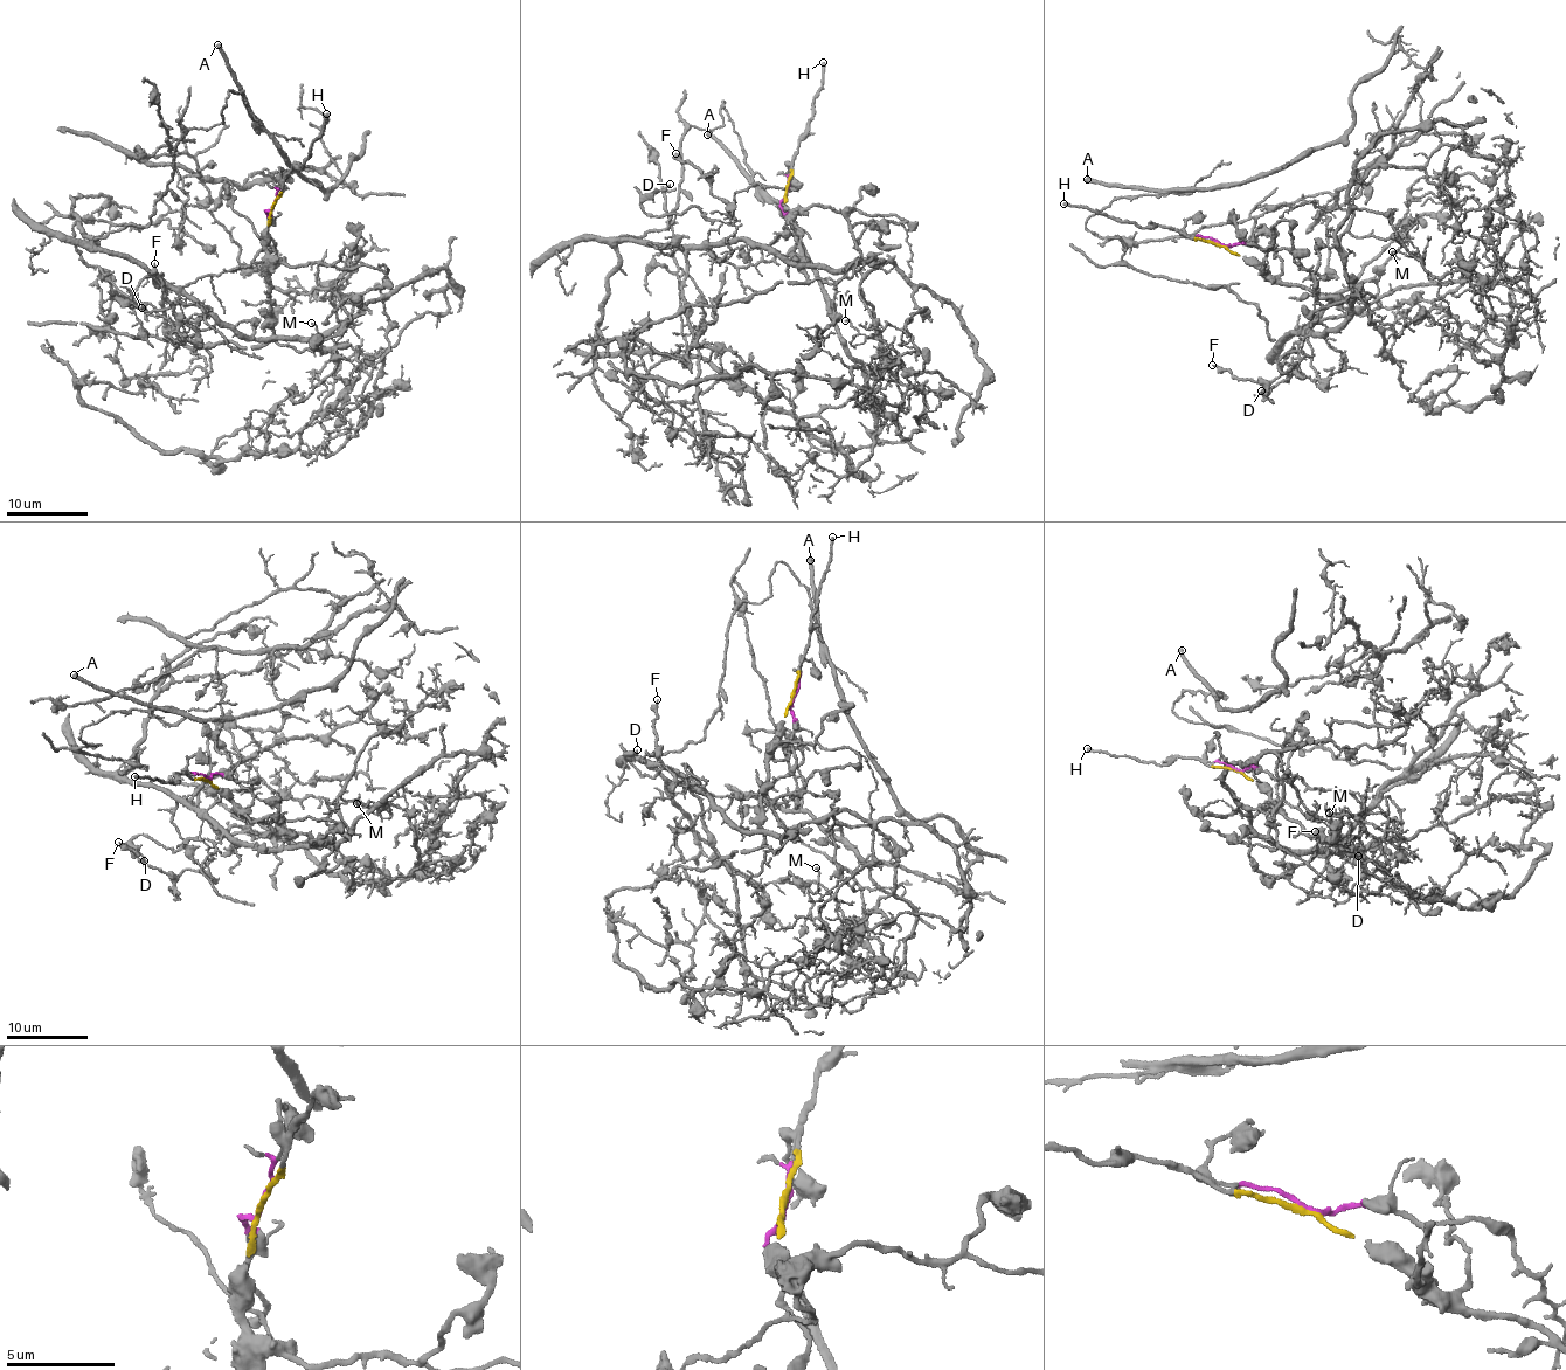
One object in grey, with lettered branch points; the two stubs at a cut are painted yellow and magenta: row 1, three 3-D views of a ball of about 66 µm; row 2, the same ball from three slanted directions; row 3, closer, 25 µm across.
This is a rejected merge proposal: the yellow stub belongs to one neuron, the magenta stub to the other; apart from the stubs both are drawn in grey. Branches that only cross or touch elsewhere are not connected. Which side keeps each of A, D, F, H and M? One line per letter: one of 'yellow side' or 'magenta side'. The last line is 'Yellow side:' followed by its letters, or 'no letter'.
A: magenta side
D: magenta side
F: magenta side
H: yellow side
M: magenta side
Yellow side: H

